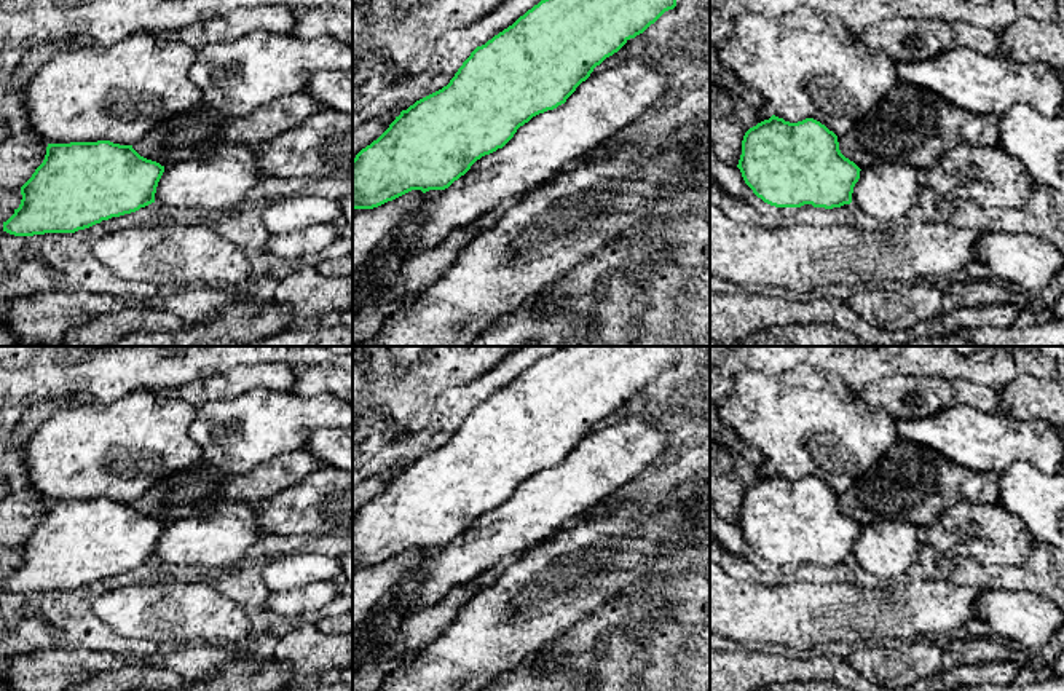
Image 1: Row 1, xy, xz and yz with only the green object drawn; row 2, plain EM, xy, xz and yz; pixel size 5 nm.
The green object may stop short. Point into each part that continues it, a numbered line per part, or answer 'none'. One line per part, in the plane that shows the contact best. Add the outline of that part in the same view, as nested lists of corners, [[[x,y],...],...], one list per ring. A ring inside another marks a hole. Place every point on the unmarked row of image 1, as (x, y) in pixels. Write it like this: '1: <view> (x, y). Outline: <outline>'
none

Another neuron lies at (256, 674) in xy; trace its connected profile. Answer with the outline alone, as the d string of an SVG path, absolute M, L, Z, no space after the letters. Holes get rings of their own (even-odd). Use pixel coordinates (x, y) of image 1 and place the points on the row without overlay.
M250 657L250 659L238 659L220 669L206 680L201 681L185 681L182 686L175 689L152 689L152 691L279 691L281 688L294 683L294 670L289 664L279 662L278 659L263 659L263 657Z

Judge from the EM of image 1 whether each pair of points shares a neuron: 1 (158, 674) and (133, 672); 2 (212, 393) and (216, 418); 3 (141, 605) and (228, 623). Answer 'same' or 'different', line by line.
1: same
2: different
3: same

